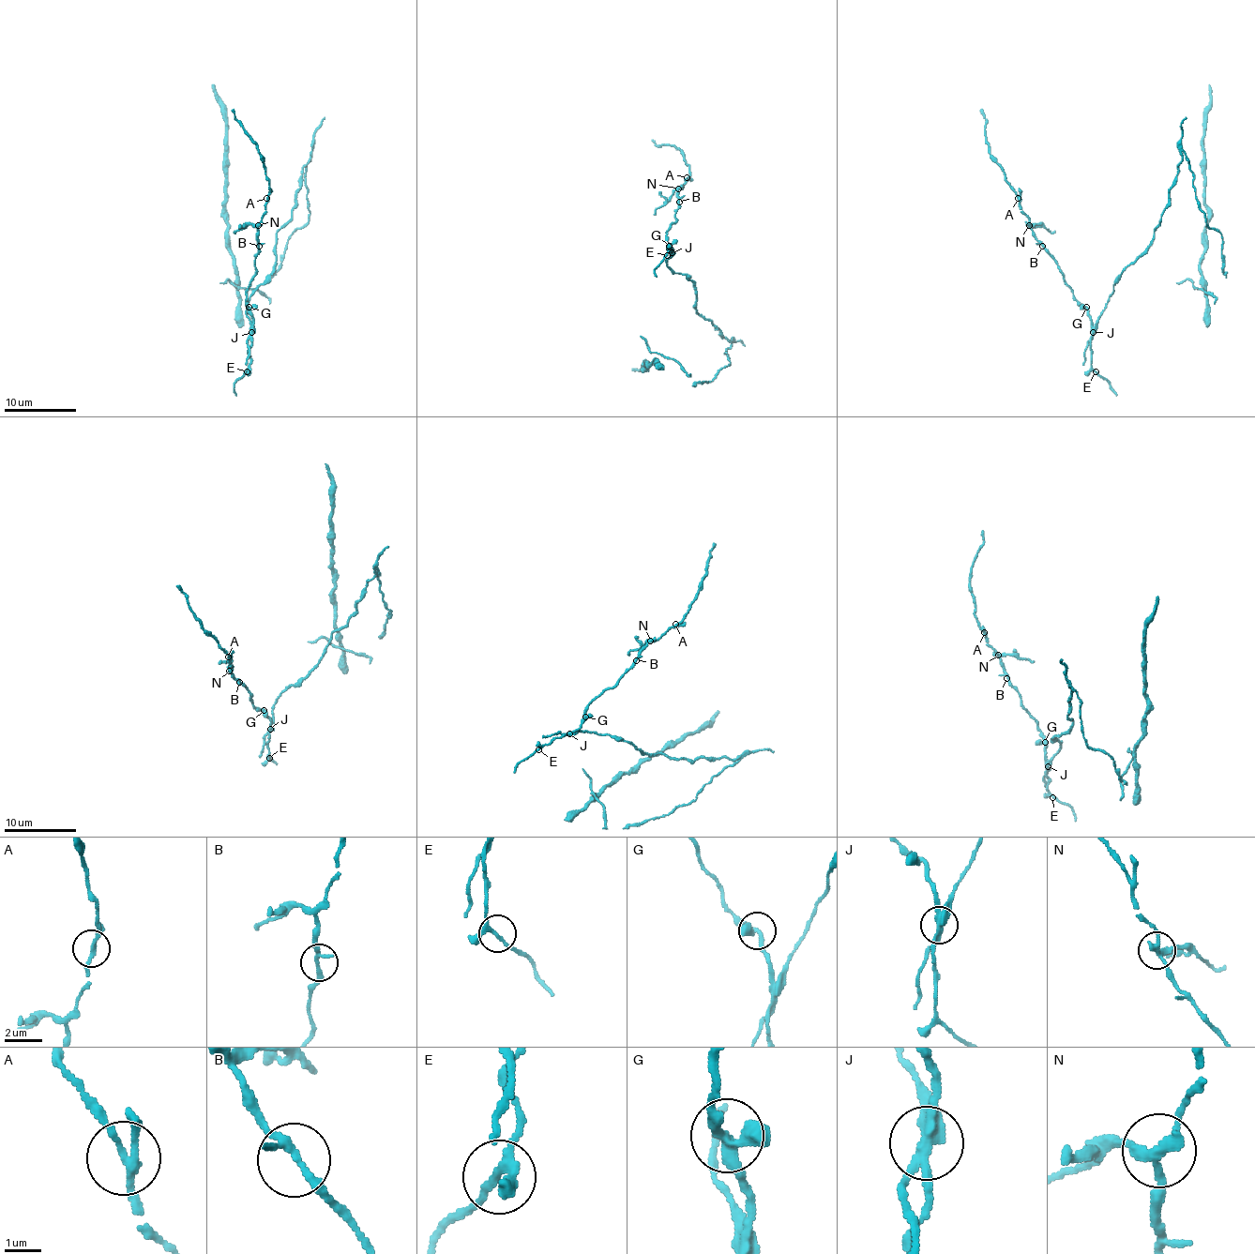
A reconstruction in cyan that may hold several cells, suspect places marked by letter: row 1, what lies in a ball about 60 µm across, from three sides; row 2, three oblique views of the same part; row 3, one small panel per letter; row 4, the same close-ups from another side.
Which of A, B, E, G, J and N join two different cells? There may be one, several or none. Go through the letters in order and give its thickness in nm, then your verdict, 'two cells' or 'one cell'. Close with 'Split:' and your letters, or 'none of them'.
A: 170 nm | one cell
B: 180 nm | one cell
E: 170 nm | one cell
G: 240 nm | one cell
J: 320 nm | two cells
N: 260 nm | two cells
Split: J, N

